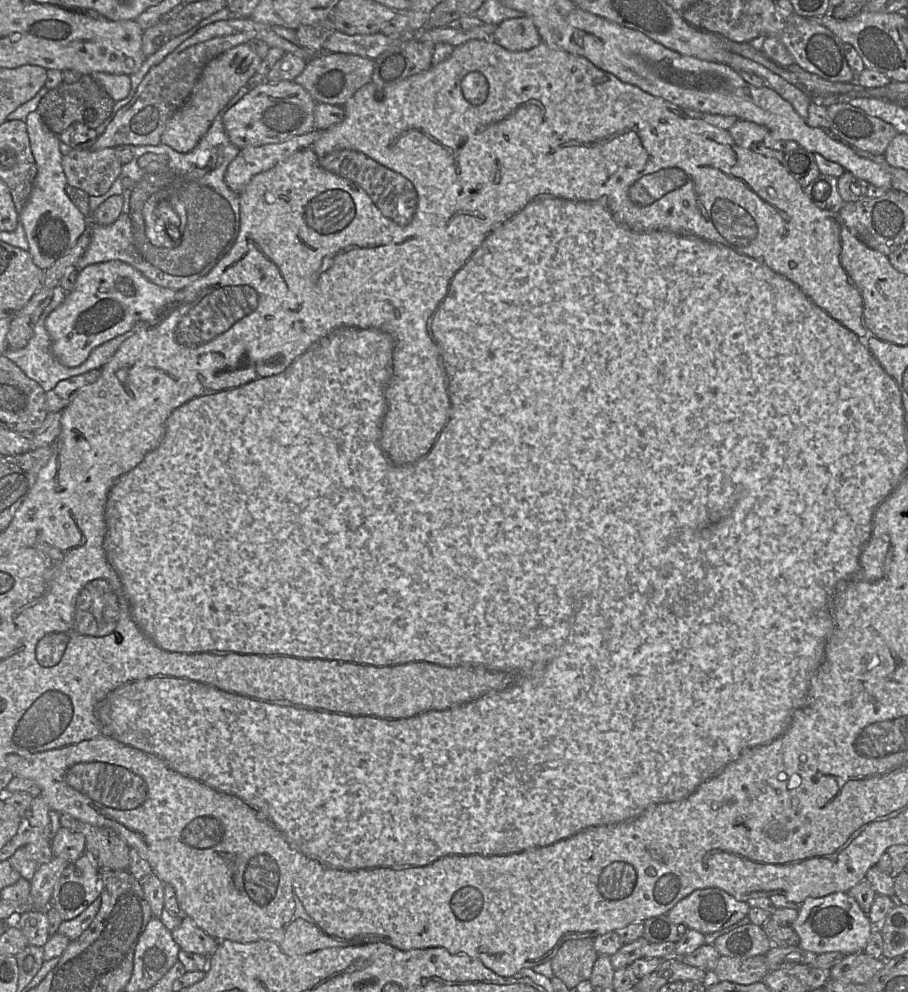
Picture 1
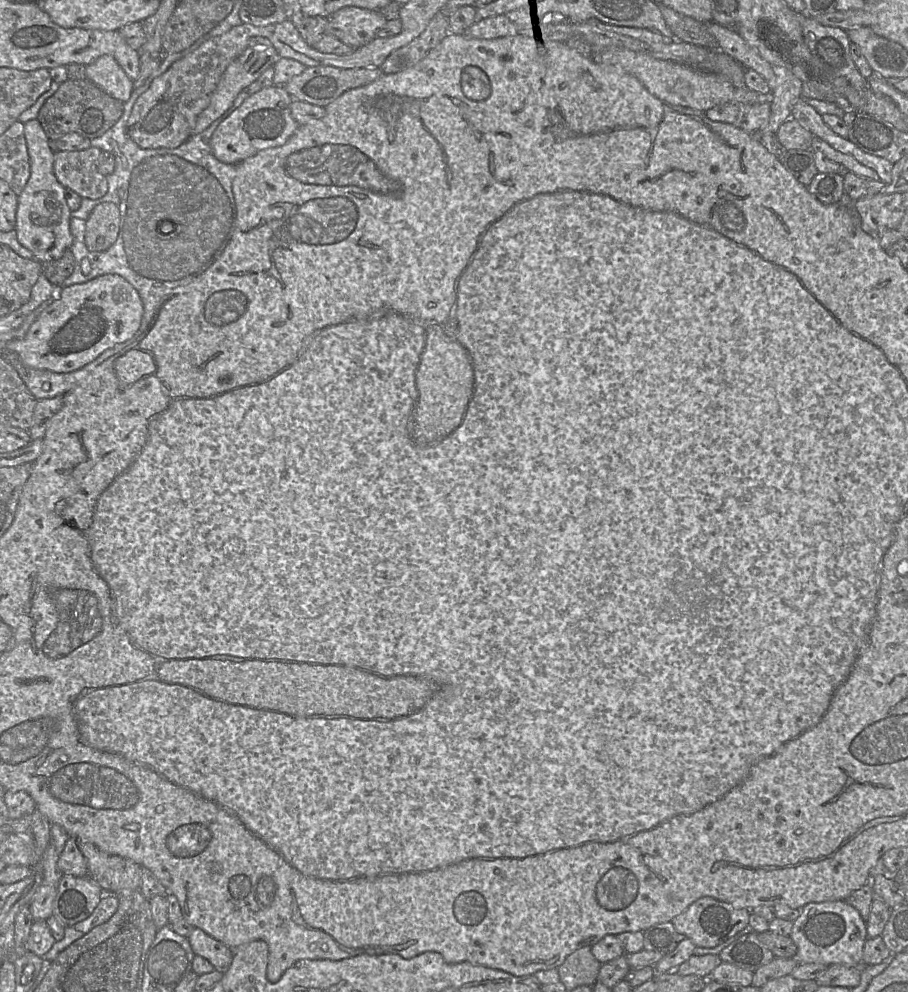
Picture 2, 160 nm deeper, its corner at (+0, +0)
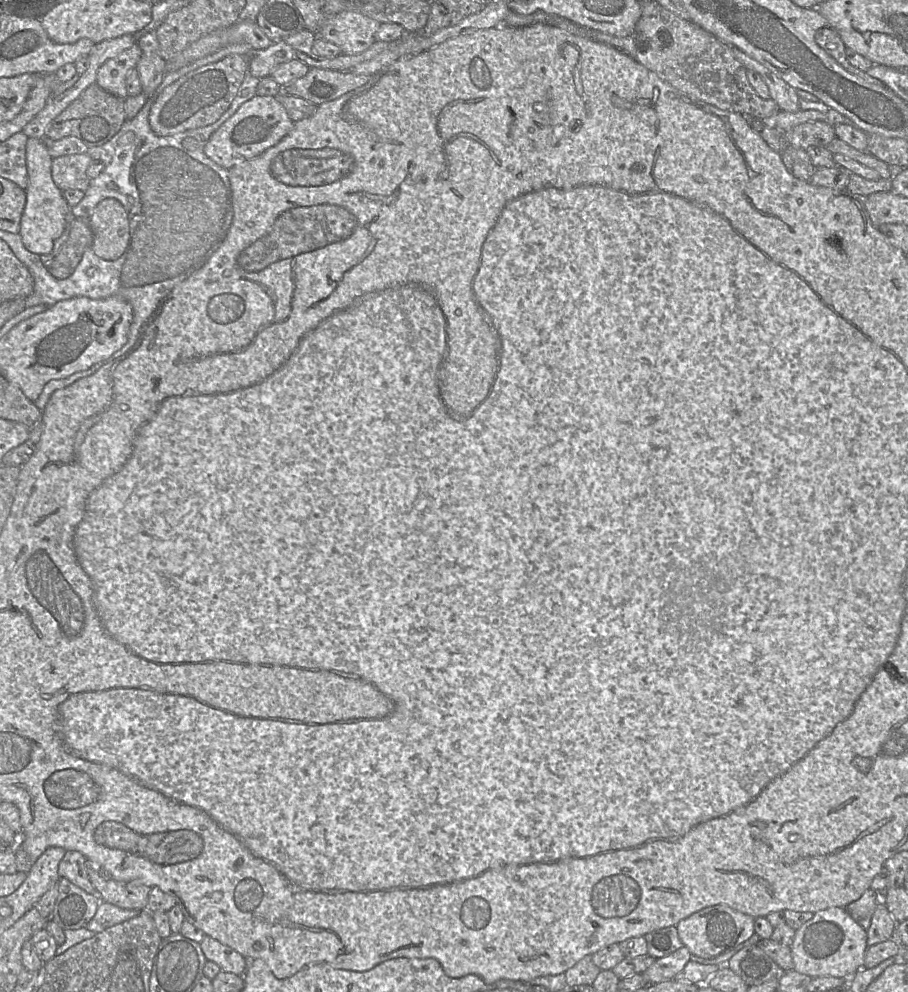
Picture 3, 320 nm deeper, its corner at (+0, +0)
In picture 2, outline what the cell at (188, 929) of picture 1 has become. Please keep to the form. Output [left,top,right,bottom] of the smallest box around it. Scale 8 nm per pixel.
[187,927,233,973]

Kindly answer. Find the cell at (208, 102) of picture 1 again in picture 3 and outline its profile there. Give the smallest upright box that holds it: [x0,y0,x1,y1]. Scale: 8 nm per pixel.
[249,41,295,79]

